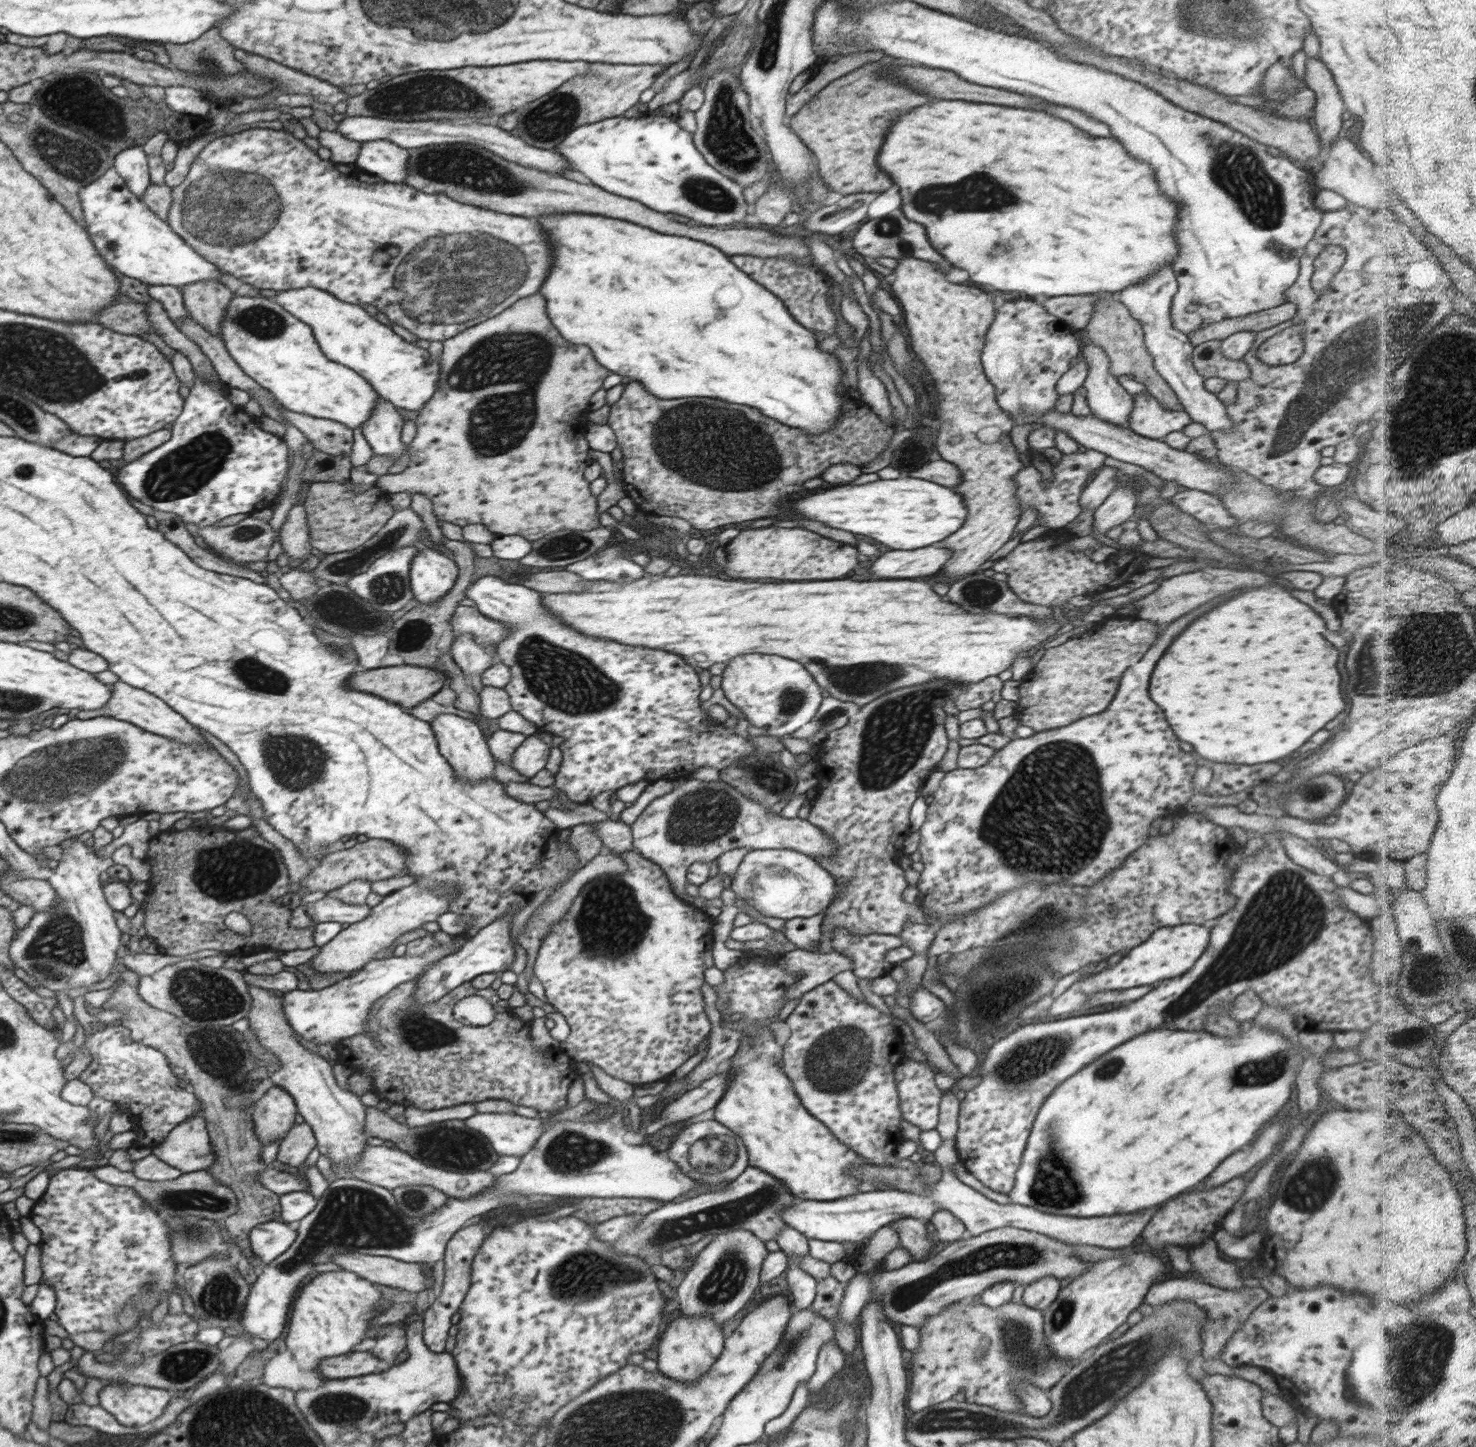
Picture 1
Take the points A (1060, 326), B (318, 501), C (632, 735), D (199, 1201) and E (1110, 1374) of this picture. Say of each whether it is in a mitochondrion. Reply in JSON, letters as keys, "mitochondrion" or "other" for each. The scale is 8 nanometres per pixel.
{"A":"other","B":"other","C":"other","D":"mitochondrion","E":"mitochondrion"}

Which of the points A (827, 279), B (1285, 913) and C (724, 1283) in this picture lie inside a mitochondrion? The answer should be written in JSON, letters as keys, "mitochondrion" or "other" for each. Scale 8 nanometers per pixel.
{"A":"other","B":"mitochondrion","C":"mitochondrion"}

